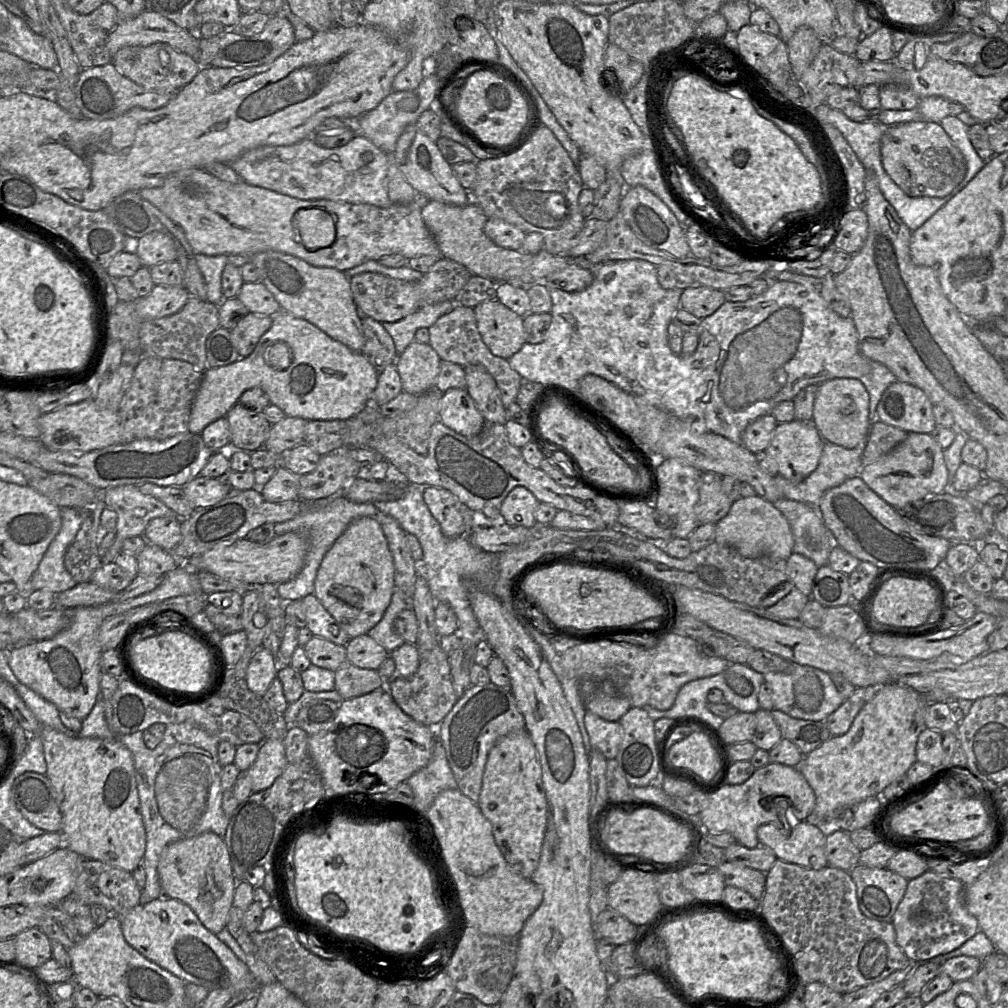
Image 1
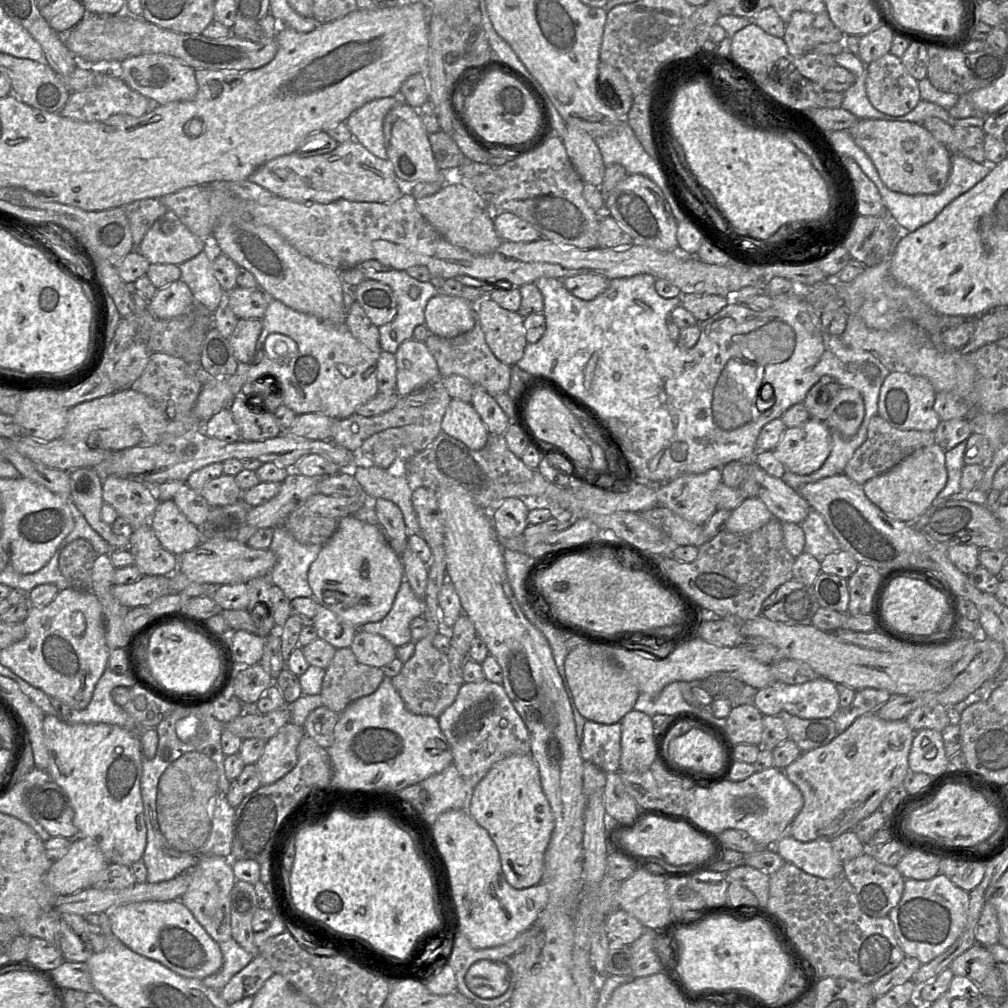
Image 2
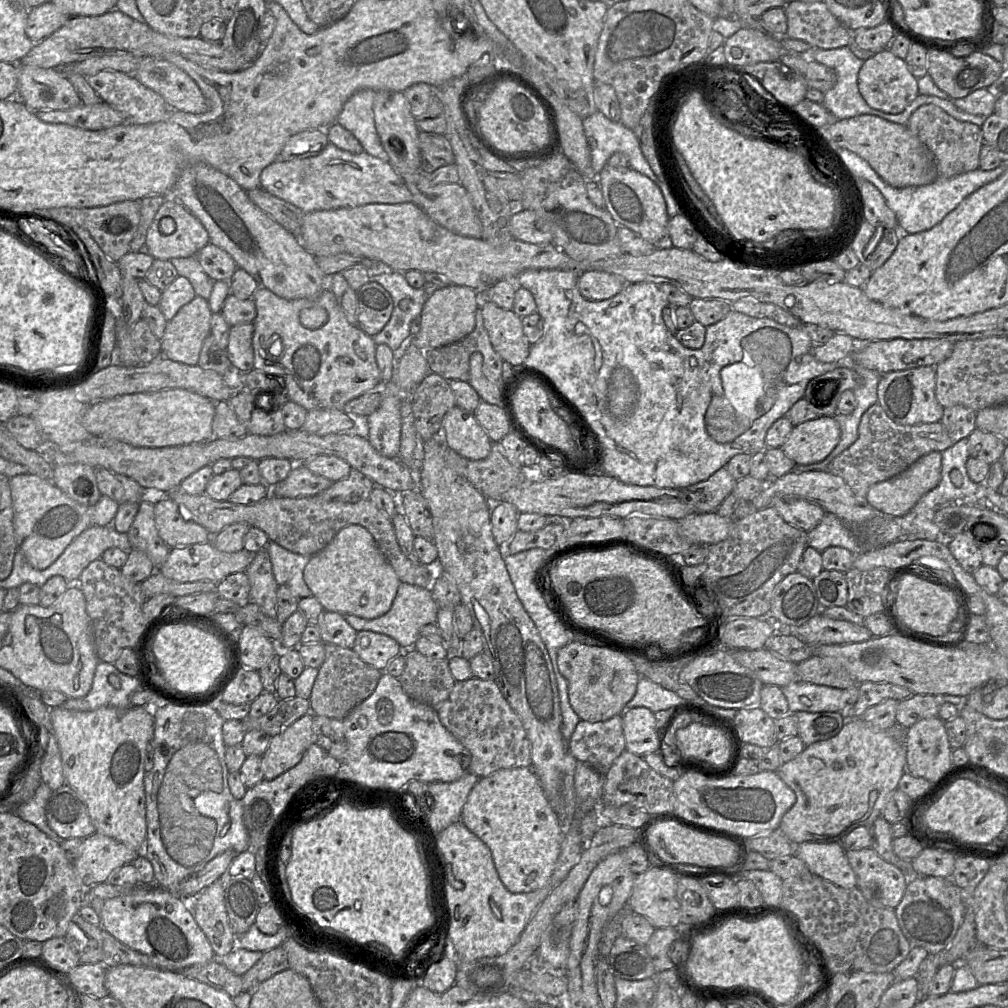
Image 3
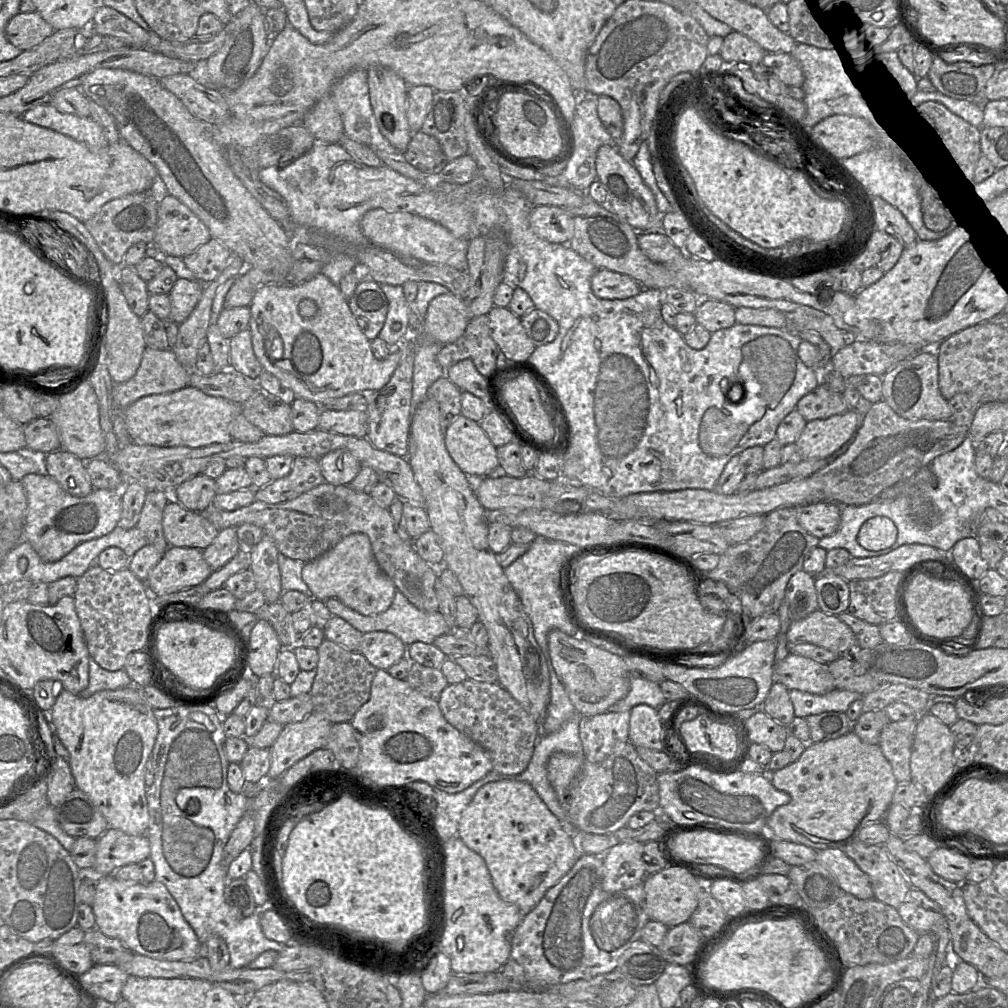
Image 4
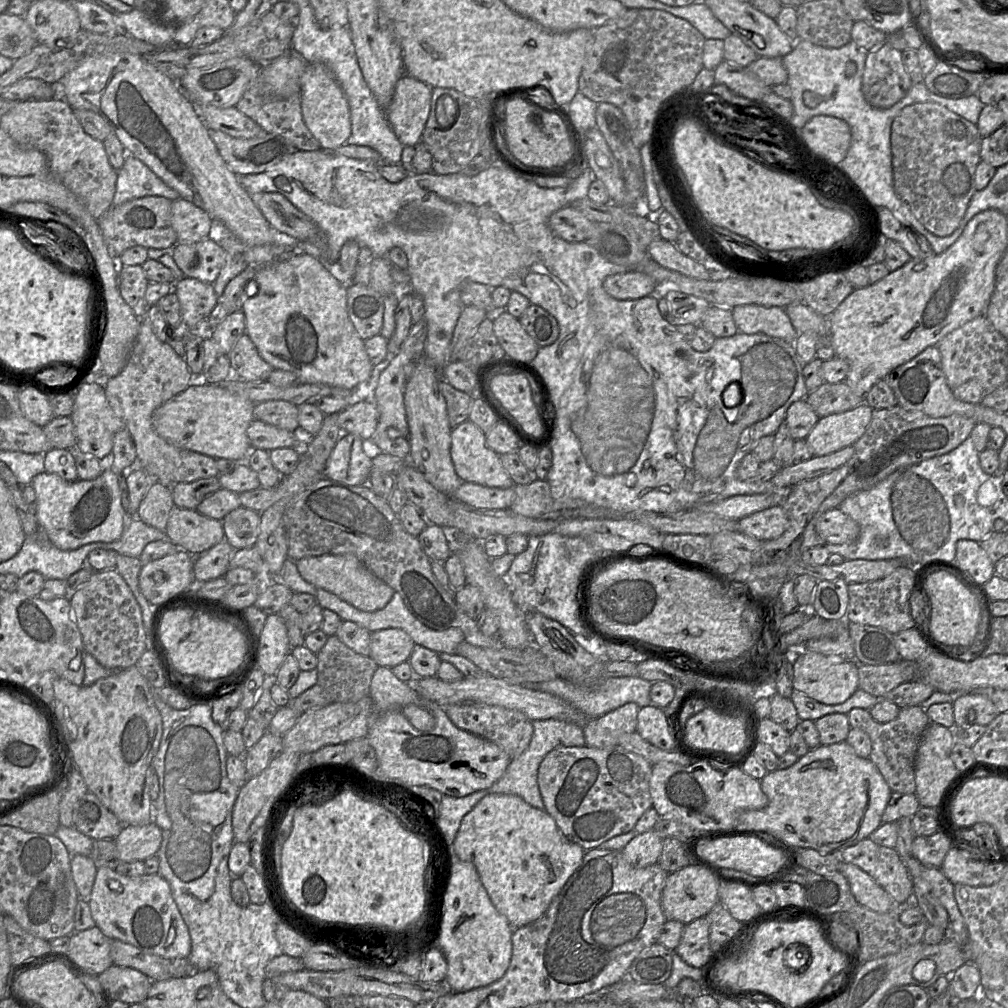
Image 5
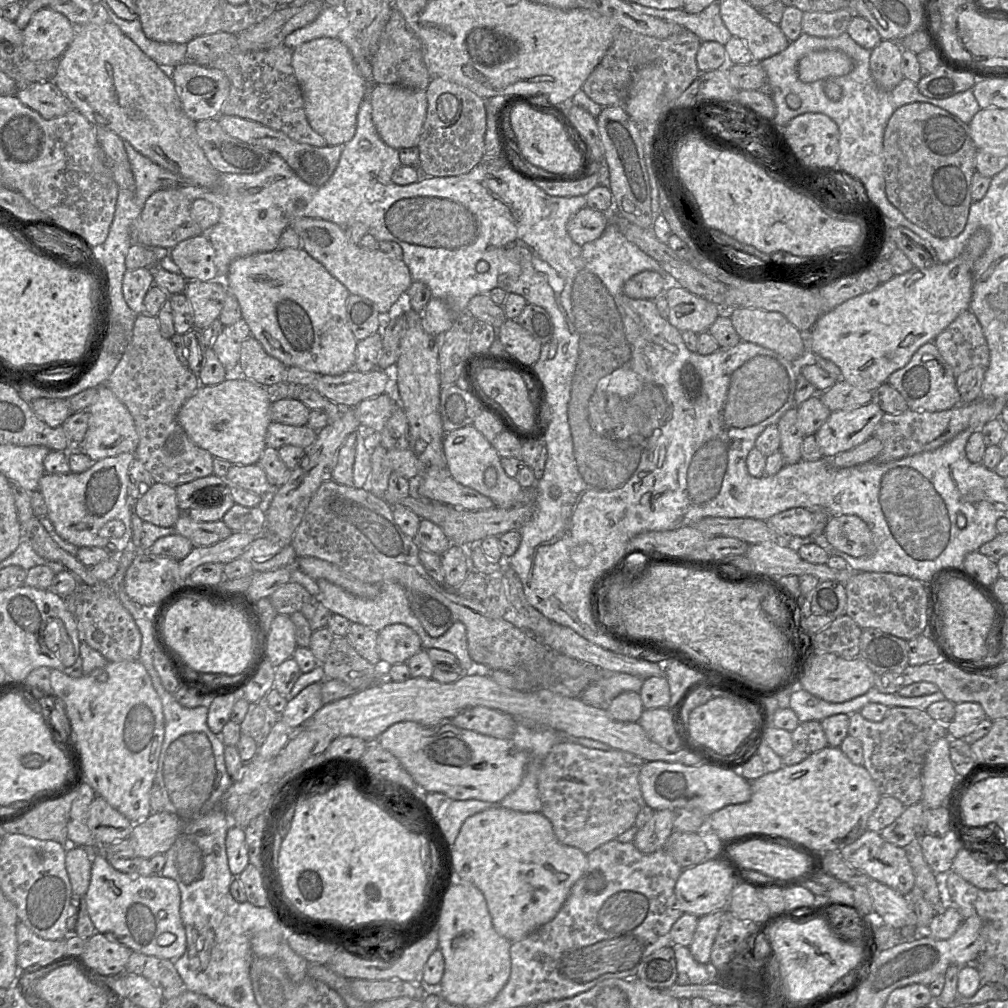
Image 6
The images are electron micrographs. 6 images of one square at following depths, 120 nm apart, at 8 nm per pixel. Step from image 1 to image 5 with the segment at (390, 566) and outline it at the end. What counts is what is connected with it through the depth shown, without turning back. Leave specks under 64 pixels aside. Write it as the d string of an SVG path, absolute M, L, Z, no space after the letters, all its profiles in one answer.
M324 554L321 556L305 557L295 561L295 564L305 581L317 589L321 588L333 593L364 612L373 612L384 608L395 592L384 581L371 573L353 554Z

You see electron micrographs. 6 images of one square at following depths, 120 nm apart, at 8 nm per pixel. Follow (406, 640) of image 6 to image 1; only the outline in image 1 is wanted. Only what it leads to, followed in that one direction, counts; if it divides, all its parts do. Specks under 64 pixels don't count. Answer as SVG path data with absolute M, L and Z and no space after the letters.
M368 634L350 638L345 647L347 660L359 668L377 670L390 655Z

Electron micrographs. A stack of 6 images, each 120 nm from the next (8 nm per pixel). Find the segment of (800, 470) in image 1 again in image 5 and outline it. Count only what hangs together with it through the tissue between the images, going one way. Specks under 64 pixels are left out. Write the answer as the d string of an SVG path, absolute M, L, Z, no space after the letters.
M866 403L836 414L819 418L805 438L814 457L824 456L852 446L865 432L873 408Z

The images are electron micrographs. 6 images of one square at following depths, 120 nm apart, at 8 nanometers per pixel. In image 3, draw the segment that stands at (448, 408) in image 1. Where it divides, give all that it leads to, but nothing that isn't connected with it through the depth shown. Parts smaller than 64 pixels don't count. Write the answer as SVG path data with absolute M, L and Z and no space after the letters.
M453 407L444 417L443 442L469 460L485 459L491 452L492 441L473 413Z

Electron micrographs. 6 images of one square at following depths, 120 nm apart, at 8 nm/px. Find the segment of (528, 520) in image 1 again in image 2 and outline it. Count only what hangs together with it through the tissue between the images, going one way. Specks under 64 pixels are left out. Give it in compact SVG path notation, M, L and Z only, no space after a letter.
M510 497L496 509L492 525L498 538L521 535L528 526L527 514L530 502L522 498Z

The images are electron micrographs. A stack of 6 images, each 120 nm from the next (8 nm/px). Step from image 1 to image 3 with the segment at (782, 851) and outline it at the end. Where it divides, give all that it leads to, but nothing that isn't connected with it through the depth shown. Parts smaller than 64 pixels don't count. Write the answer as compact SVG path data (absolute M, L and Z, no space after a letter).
M803 842L794 845L794 854L823 879L843 888L857 886L855 873L840 842Z

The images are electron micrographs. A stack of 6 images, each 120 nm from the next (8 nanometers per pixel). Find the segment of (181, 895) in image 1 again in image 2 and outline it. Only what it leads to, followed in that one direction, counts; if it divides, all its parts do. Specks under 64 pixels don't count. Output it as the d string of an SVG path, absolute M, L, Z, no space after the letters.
M207 856L185 871L191 872L191 883L180 901L218 944L231 939L230 894L237 880L233 873L232 862L219 856Z

